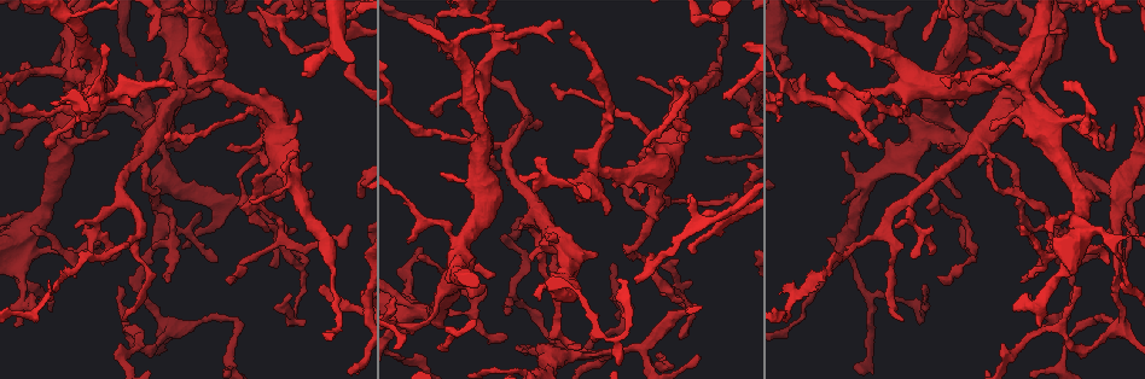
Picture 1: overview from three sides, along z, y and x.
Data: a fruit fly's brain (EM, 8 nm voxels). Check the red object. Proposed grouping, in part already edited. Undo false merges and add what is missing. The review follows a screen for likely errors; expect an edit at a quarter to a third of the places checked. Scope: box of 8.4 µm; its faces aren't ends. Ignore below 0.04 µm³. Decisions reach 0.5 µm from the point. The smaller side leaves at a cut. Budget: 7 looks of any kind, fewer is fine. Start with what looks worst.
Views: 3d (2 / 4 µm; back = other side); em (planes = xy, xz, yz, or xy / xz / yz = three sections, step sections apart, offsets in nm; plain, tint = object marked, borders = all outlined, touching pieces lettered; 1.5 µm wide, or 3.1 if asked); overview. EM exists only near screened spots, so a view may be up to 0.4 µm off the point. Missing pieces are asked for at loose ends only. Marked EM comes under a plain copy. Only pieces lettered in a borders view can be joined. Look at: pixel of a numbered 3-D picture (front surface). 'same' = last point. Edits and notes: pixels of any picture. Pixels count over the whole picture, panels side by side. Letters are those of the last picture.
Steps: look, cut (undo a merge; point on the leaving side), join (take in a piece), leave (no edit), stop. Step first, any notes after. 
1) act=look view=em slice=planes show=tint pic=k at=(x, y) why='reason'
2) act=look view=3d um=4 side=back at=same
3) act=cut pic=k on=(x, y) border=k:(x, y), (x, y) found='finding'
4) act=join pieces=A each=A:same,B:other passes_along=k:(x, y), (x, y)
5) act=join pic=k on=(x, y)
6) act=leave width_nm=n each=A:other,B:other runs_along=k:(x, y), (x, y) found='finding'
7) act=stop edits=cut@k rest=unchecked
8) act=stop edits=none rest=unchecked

act=look view=3d um=2 pic=1 at=(508, 134) why='tapers out'

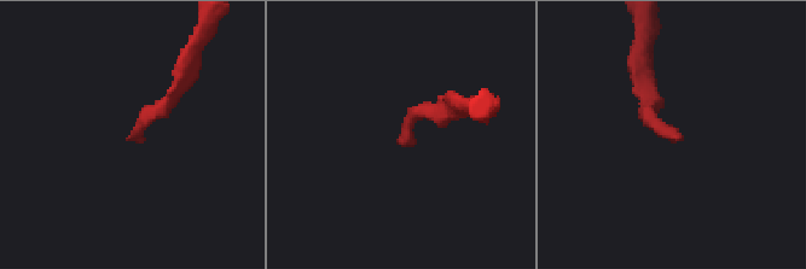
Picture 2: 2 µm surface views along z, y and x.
act=look view=em slice=planes show=tint pic=2 at=(682, 136) why='need the tissue'

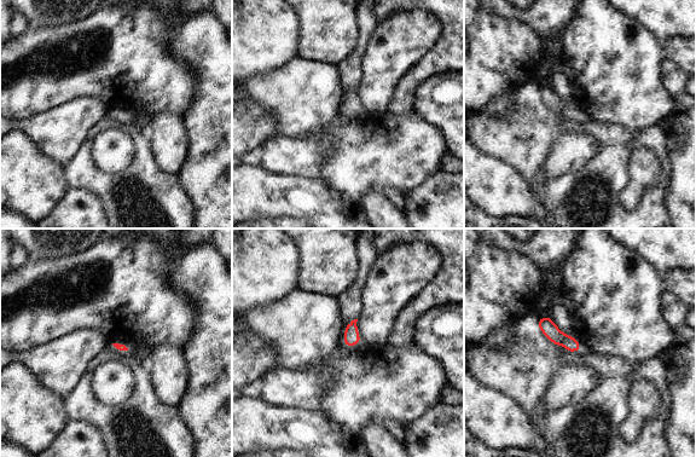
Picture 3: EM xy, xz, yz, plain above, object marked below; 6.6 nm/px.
act=look view=em slice=planes show=borders at=same why='what lies round it'

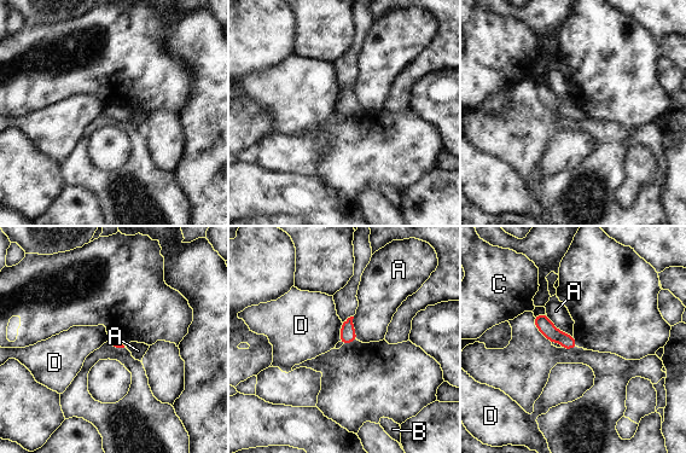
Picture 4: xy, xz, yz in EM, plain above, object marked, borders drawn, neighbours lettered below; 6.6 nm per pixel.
act=leave each=A:other,B:other,C:other,D:other border=4:(342, 323), (338, 341) found='none of them fits'

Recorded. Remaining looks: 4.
act=look view=em slice=xz step=4 show=borders pic=1 at=(1025, 228) why='free end'

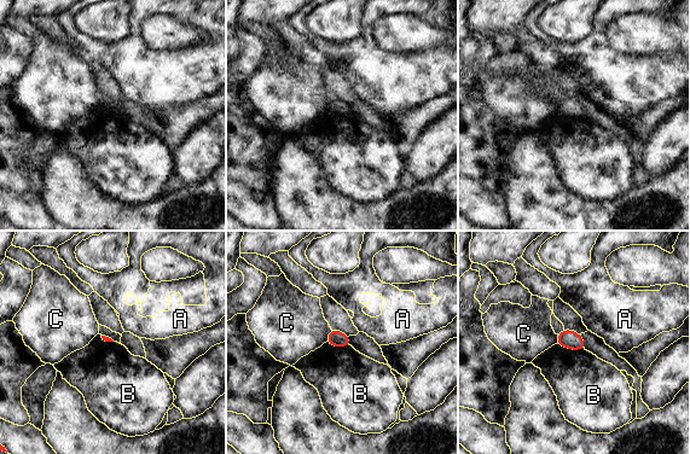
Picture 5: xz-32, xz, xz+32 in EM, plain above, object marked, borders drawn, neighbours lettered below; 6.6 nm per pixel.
act=leave each=A:other,B:other,C:other border=5:(557, 343), (566, 348), (584, 349) found='none of them fits'

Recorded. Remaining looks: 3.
act=look view=em slice=xz step=8 show=tint pic=1 at=(237, 323) why='sharp bend'

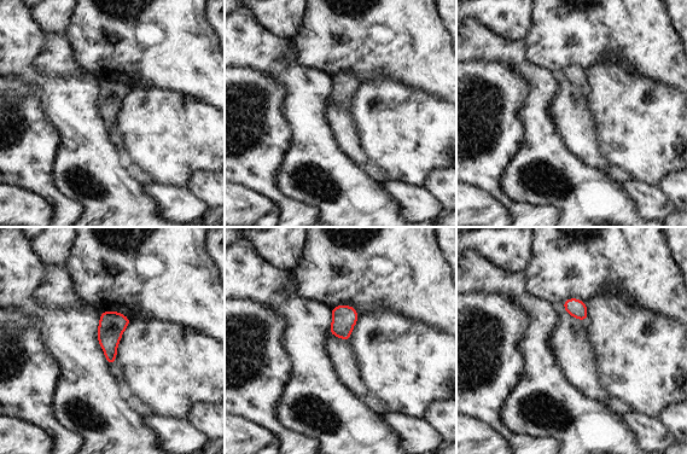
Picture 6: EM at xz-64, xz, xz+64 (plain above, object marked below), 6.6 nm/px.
act=look view=em slice=planes show=borders at=same

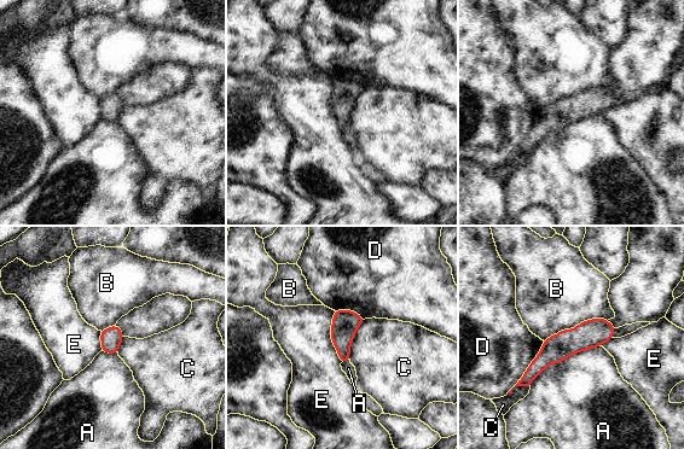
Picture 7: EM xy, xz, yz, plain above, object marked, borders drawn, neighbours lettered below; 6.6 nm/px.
act=leave each=A:other,B:other,C:other,D:other,E:other border=7:(332, 310), (331, 342), (341, 362) found='continuous, no second neuron'

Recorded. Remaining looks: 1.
act=stop edits=none rest=unchecked

